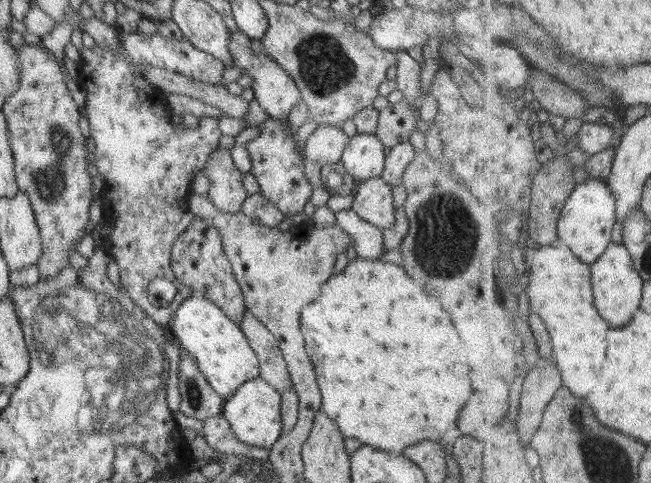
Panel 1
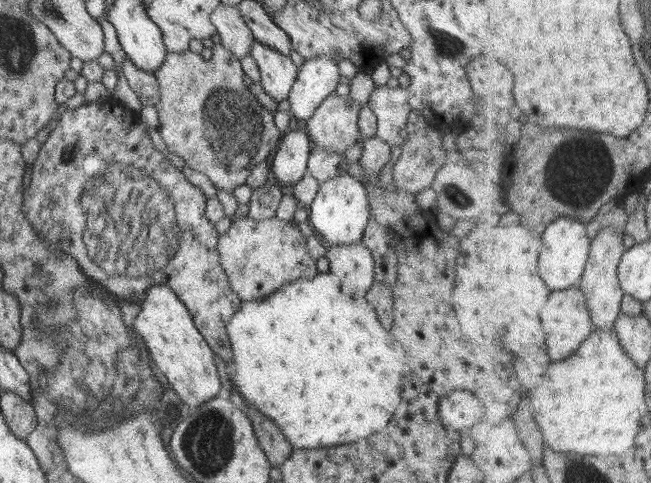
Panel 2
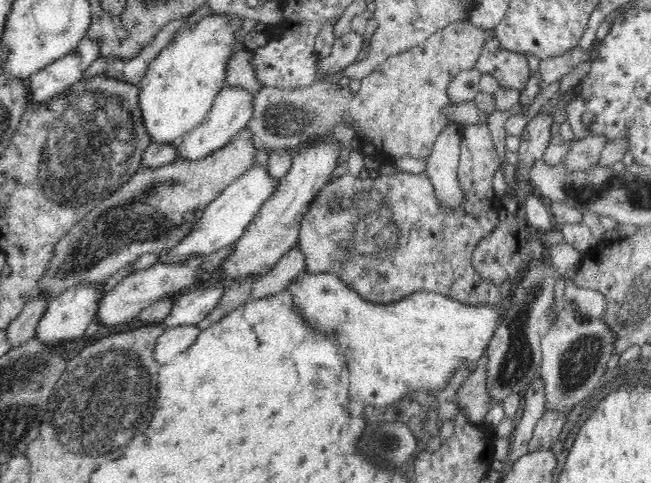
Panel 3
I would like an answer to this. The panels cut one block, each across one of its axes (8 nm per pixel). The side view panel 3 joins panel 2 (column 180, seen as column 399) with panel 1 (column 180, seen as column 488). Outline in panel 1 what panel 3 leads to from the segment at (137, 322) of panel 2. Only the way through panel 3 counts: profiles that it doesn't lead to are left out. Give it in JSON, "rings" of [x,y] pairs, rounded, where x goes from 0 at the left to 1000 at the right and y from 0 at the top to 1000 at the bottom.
{"rings":[[[289,613],[273,636],[260,677],[276,716],[301,747],[310,778],[338,820],[352,826],[372,795],[398,781],[399,747],[367,671],[316,615]]]}

